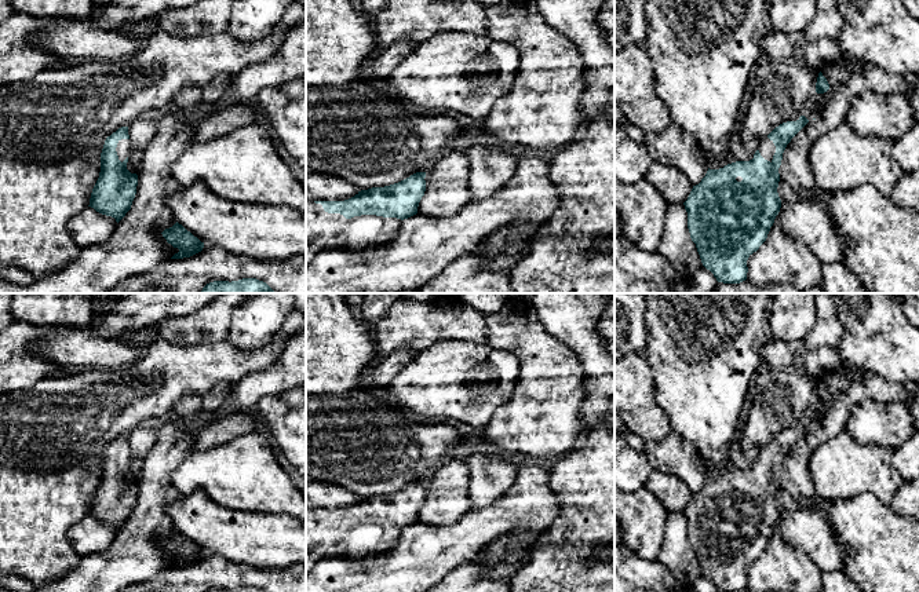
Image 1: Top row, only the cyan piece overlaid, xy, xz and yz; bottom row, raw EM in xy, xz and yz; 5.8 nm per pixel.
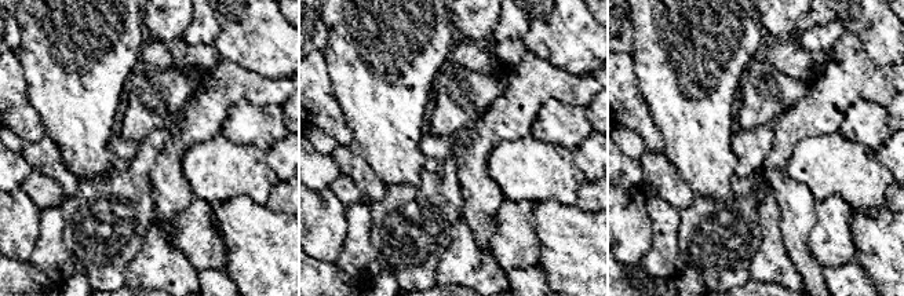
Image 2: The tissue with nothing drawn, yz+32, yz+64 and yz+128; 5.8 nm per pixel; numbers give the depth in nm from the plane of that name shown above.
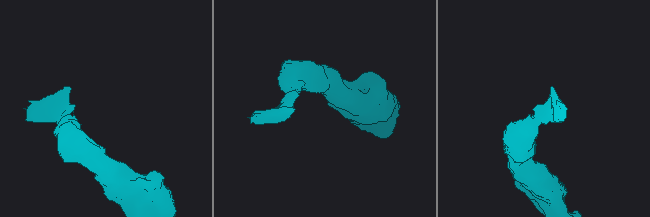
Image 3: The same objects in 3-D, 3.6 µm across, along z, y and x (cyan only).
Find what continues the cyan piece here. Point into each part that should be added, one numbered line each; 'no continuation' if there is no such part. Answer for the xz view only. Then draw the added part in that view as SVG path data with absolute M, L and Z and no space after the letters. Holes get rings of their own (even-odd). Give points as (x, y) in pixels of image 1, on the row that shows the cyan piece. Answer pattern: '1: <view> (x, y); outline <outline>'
1: xz (324, 230); outline M306 202L306 266L325 249L366 252L395 238L402 220L376 215L346 219Z

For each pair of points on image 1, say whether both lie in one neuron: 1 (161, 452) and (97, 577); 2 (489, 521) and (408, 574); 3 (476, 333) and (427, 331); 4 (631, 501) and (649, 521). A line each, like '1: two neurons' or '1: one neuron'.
1: one neuron
2: one neuron
3: one neuron
4: one neuron

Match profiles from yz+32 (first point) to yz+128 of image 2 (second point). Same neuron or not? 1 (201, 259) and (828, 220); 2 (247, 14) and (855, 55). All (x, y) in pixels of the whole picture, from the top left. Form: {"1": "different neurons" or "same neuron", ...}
{"1": "same neuron", "2": "different neurons"}

